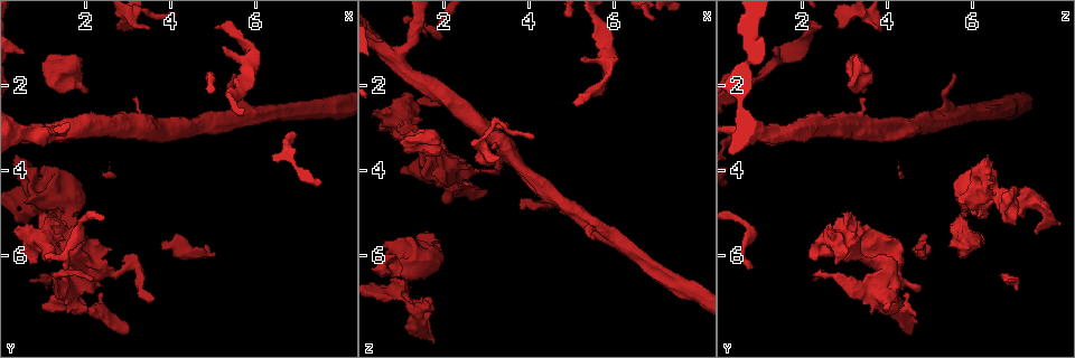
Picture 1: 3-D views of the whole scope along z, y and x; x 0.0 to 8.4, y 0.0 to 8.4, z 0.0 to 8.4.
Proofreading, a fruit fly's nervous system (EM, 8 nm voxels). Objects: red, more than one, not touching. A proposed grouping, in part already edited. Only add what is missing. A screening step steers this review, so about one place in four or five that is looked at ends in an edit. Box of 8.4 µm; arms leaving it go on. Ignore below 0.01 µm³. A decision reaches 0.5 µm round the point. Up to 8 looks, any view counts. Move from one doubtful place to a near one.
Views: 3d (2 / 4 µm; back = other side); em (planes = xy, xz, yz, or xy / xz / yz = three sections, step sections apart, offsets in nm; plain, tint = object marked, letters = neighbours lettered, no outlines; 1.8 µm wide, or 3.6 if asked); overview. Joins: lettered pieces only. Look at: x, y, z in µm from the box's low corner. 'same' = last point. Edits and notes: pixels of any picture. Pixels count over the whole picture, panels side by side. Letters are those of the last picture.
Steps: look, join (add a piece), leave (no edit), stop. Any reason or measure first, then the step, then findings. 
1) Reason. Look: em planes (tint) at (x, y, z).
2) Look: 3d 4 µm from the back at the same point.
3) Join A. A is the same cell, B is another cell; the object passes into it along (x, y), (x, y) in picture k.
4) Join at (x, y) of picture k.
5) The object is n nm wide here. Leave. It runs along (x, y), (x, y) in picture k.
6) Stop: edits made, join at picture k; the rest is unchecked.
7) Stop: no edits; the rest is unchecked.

Thick turns thin. Look: 3d 2 µm from the back at (1.45, 6.80, 3.40).

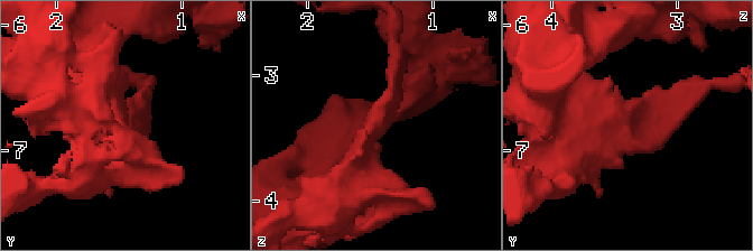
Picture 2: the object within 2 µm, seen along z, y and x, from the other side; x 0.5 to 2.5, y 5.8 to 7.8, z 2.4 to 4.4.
Now the EM. Look: em planes (tint) at (1.42, 6.84, 3.40).

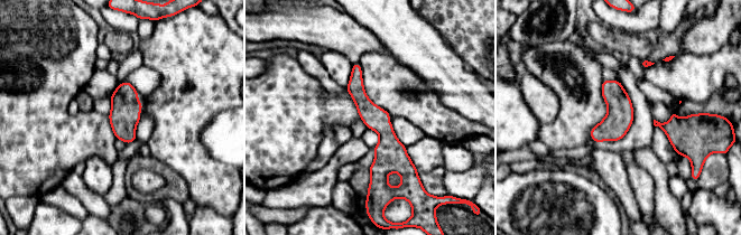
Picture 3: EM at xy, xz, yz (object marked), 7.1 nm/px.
Look: em planes (letters) at the same point.

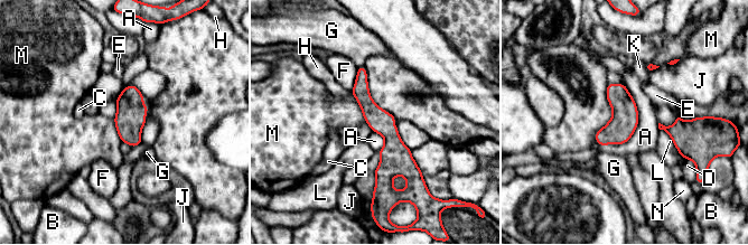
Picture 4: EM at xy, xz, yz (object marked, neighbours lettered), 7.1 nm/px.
The longest contact is with A, 480 nm. Leave. A, B, C, D, E, F, G, H, J, K, L, M and N are other cells; none of them fits.

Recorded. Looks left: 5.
An open end. Look: em xz step 4 (tint) at (1.00, 5.00, 3.05).

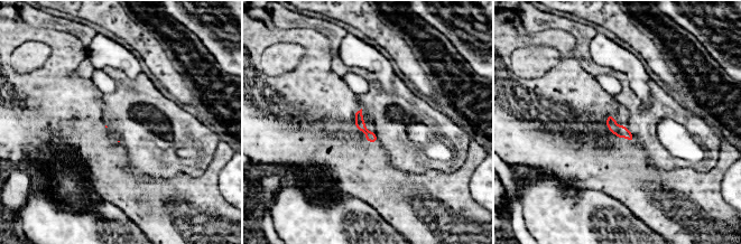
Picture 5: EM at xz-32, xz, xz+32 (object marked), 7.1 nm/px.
Look: em planes (letters) at the same point.

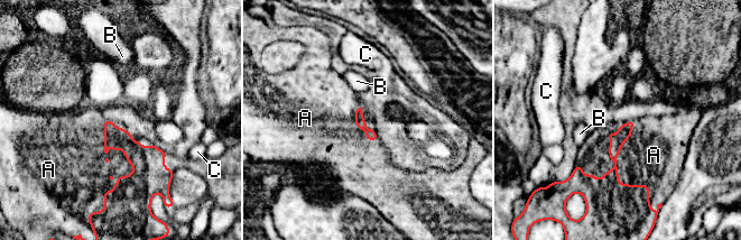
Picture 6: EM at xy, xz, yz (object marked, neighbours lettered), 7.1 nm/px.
Join A. A is the same cell, B and C are other cells; it goes on there.

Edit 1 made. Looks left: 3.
Look: overview.

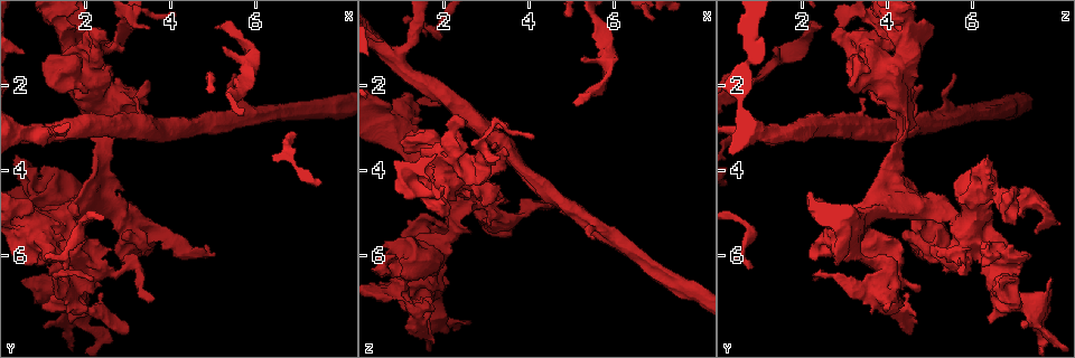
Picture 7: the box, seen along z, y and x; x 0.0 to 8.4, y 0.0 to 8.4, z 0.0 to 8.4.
Branch stops here. Look: 3d 2 µm at (3.50, 6.00, 5.60).

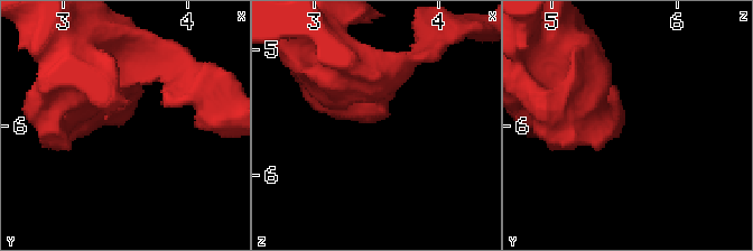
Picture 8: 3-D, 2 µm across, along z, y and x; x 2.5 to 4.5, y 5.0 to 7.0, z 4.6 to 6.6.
Look: em planes (letters) at (3.50, 5.98, 5.58).

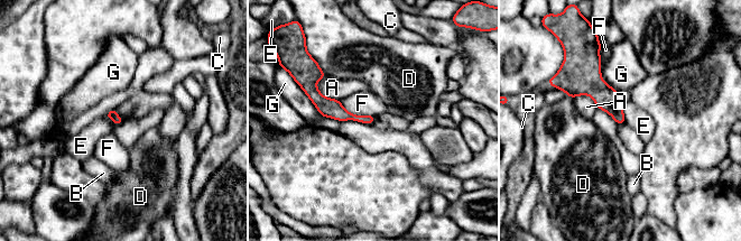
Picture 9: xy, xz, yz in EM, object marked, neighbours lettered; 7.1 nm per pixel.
Leave. A, B, C, D, E, F and G are other cells; a border runs along (341, 120), (357, 120), (371, 124) in picture 9; none of them fits.

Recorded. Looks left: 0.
Stop: edits made, join at picture 6; the rest is unchecked.

